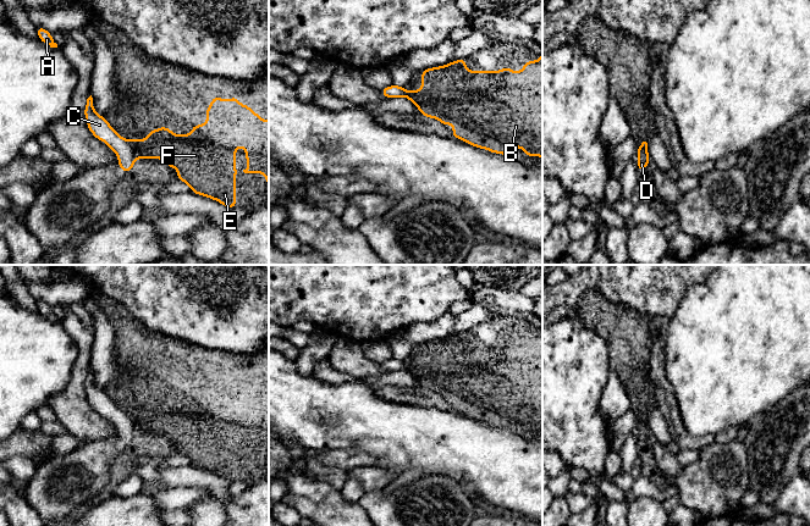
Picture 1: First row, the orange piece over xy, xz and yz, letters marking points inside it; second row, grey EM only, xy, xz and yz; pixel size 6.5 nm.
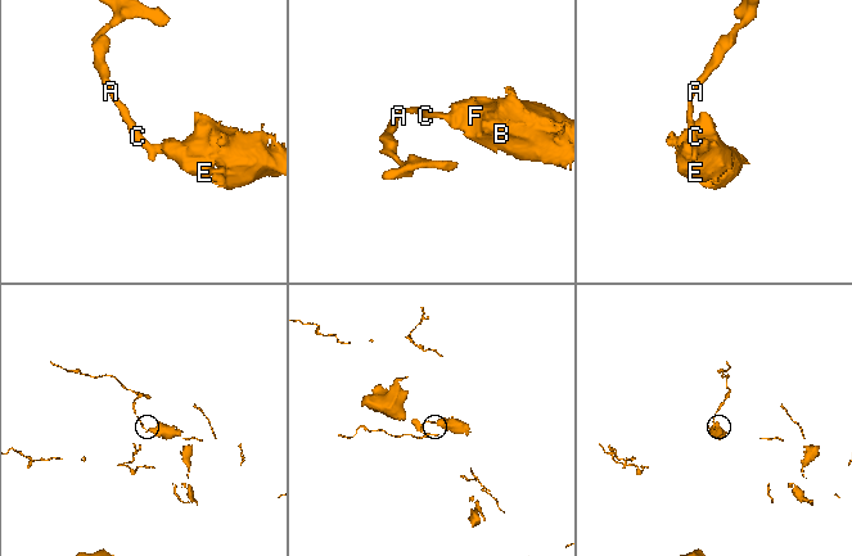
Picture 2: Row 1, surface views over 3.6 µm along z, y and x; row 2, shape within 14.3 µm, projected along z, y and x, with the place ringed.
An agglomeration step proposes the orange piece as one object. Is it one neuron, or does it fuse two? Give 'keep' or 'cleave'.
cleave

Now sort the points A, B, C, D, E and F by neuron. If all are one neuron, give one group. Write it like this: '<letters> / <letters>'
A C D / B E F

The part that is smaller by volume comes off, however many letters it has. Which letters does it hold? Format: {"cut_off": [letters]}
{"cut_off": ["B", "E", "F"]}

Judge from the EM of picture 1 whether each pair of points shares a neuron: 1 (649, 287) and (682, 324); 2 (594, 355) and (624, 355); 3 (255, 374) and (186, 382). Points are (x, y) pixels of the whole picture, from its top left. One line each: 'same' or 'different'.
1: different
2: different
3: same

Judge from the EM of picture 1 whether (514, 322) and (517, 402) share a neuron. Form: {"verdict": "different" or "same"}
{"verdict": "same"}

